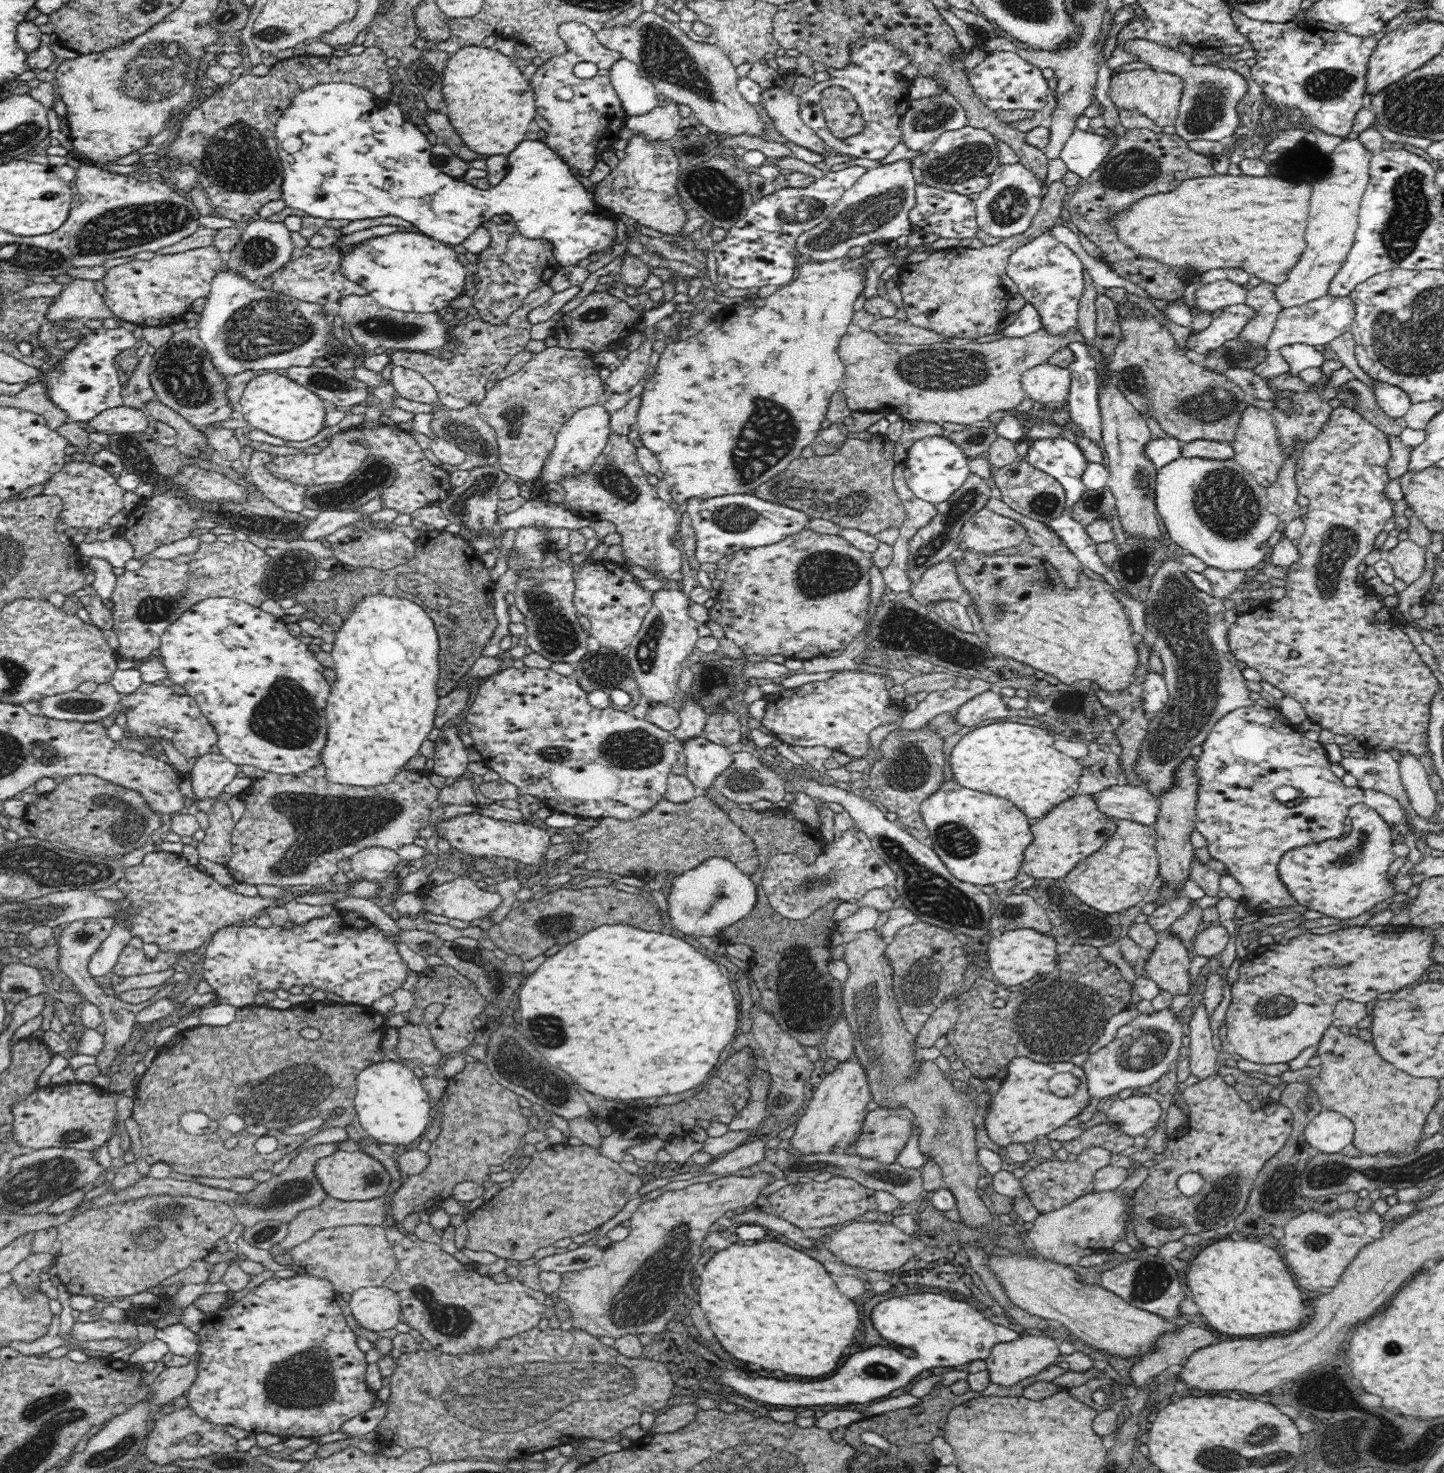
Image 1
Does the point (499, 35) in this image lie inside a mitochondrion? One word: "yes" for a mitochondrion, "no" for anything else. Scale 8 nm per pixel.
no

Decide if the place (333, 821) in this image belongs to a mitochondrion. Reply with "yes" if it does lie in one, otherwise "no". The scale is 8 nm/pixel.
yes

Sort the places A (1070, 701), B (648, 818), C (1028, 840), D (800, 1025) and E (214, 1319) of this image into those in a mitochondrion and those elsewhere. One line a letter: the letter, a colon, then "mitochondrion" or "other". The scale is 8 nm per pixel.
A: other
B: other
C: other
D: other
E: other

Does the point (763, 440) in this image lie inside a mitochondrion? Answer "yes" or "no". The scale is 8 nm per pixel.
yes

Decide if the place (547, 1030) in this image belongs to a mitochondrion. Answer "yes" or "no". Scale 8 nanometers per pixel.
yes

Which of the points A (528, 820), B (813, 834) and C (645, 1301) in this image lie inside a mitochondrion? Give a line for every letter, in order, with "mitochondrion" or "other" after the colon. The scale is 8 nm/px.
A: other
B: other
C: mitochondrion

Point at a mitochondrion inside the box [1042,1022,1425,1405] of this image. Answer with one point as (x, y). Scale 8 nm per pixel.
(1152, 1279)

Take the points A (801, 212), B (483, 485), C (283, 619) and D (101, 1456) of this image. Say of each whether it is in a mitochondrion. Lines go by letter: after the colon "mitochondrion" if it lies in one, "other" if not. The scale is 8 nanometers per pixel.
A: mitochondrion
B: mitochondrion
C: other
D: mitochondrion

